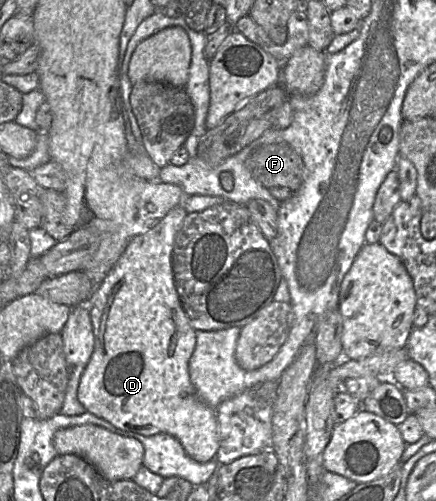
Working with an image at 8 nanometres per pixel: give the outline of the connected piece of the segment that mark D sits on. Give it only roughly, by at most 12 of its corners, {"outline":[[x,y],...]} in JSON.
{"outline":[[182,203],[88,300],[87,412],[207,463],[216,410],[172,269]]}

